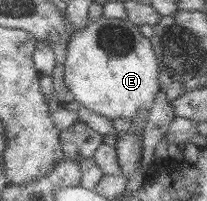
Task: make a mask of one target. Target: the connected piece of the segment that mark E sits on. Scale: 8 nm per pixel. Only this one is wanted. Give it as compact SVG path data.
M102 16L83 29L72 30L66 60L63 63L66 67L66 85L74 94L75 100L110 120L133 119L140 111L150 112L153 102L165 87L158 82L161 73L160 61L151 39L146 38L136 24L118 18Z

